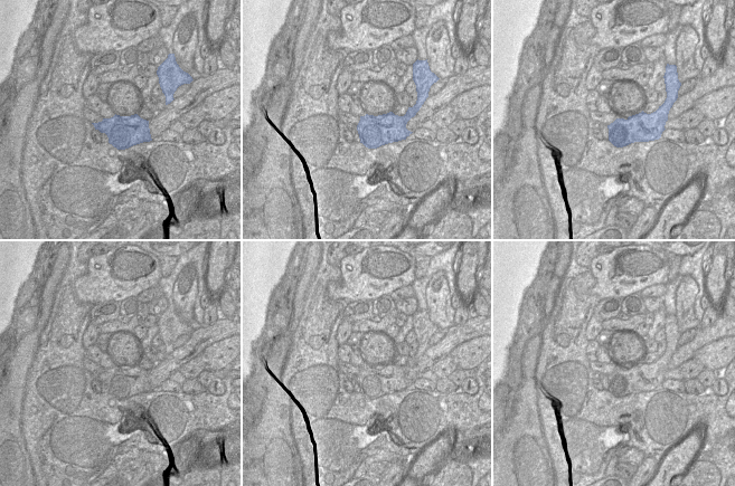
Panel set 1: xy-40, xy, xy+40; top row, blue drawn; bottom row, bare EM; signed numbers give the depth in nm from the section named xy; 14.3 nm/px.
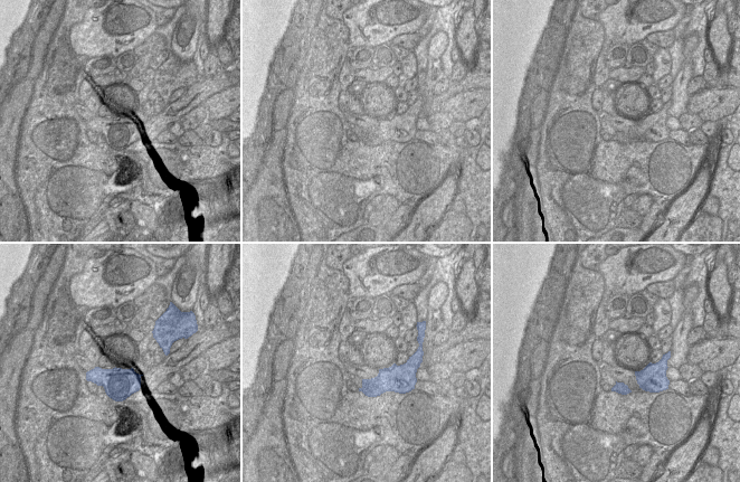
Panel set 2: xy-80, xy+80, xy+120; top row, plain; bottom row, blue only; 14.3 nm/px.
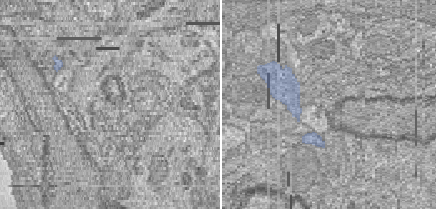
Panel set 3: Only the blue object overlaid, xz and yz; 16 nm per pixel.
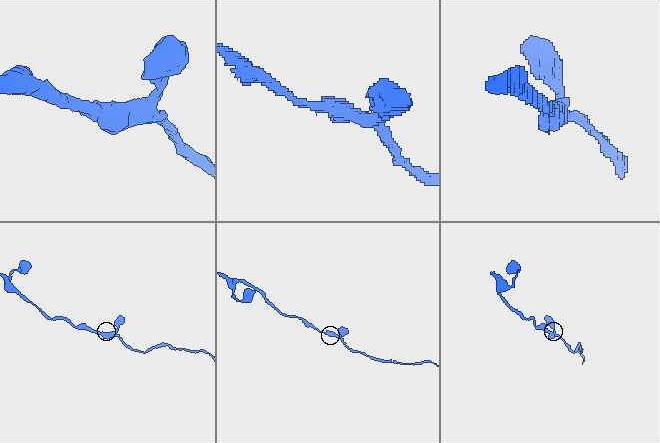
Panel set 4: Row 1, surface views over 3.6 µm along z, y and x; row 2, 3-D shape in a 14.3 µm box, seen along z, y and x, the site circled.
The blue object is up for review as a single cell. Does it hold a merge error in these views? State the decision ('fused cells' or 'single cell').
single cell

